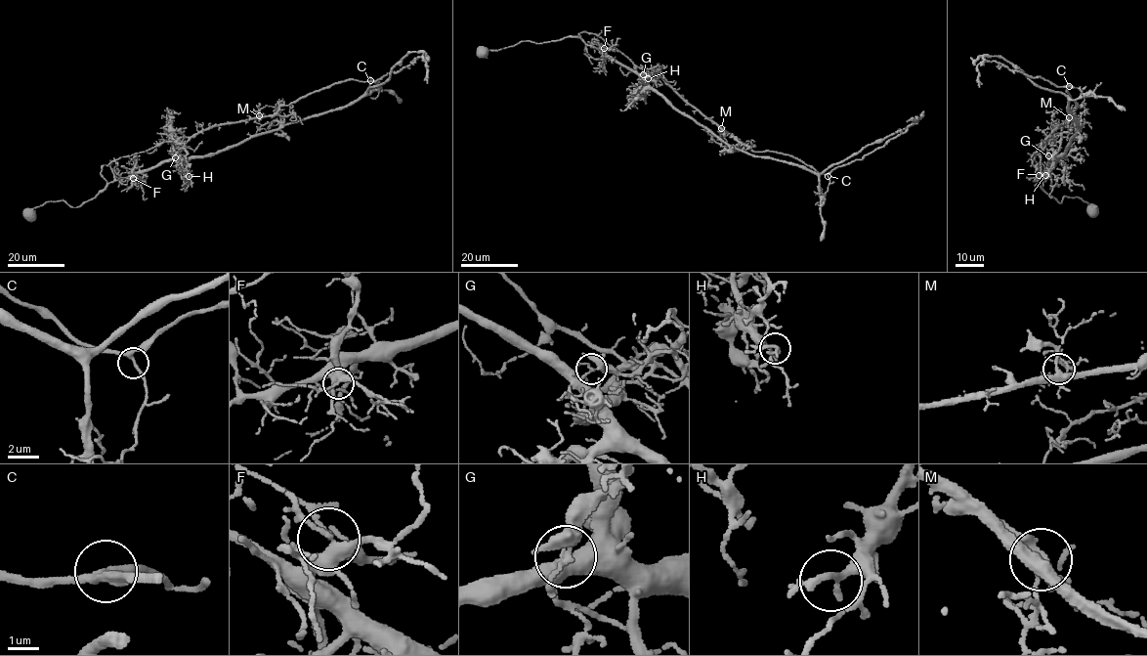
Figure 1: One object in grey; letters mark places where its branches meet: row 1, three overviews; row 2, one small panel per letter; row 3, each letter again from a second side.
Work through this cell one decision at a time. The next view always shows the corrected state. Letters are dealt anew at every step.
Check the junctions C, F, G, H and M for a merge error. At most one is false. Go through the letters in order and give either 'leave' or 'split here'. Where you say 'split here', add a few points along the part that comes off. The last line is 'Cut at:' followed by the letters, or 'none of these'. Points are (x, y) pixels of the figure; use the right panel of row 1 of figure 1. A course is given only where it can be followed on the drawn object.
C: leave
F: leave
G: split here | (1048, 156), (1040, 145), (1076, 109), (1066, 92), (1068, 84), (1057, 86), (985, 61), (978, 65), (979, 87)
H: leave
M: leave
Cut at: G

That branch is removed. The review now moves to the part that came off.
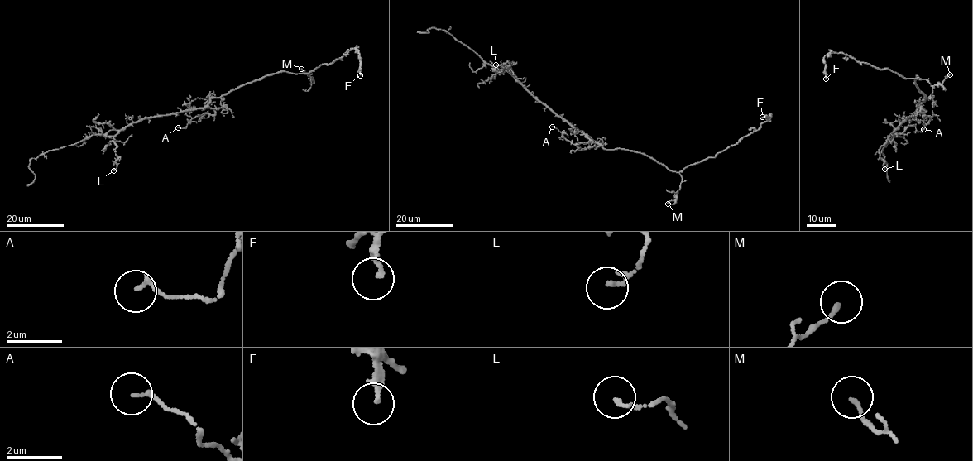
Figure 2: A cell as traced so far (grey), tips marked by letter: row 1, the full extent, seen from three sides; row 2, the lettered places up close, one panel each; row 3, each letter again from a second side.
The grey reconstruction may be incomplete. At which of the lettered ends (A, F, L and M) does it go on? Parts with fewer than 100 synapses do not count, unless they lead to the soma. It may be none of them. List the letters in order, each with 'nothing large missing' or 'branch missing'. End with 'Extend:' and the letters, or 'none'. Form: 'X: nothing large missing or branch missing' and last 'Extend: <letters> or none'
A: nothing large missing
F: nothing large missing
L: nothing large missing
M: nothing large missing
Extend: none

